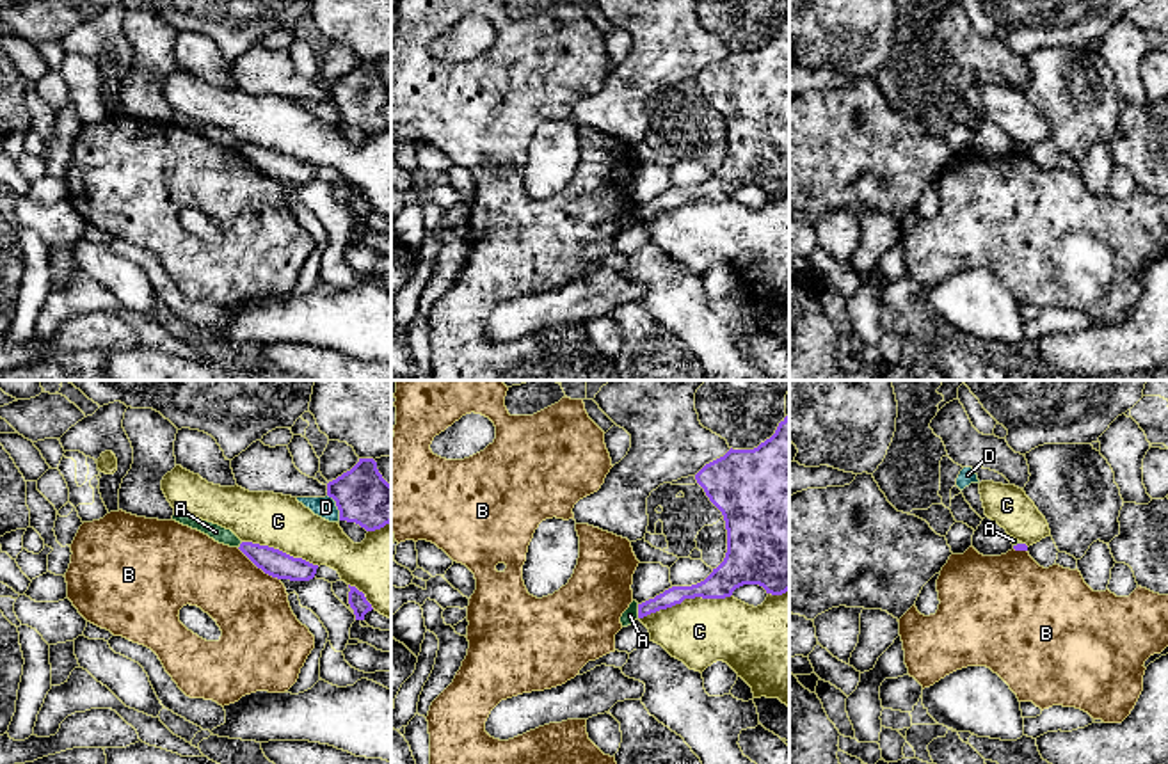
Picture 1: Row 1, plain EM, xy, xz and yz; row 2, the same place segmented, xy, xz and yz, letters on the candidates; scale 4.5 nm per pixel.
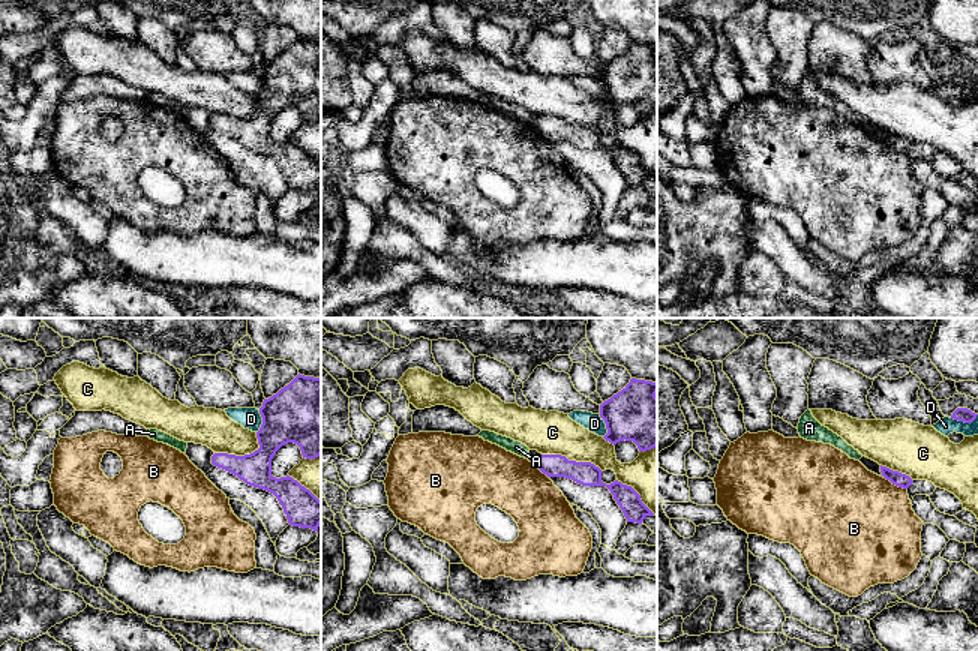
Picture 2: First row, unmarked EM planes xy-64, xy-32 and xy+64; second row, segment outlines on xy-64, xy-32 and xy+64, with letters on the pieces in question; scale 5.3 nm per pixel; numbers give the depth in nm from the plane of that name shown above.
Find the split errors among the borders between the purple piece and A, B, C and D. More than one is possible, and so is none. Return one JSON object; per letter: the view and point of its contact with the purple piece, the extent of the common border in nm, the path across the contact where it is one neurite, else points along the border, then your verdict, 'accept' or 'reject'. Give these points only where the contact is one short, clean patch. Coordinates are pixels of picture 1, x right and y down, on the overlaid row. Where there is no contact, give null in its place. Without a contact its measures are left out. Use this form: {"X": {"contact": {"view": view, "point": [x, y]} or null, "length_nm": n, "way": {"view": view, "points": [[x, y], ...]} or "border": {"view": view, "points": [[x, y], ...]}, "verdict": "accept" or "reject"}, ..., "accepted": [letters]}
{"A": {"contact": {"view": "xz", "point": [639, 612]}, "length_nm": 60, "border": {"view": "xz", "points": [[637, 604], [639, 617]]}, "verdict": "reject"}, "B": {"contact": {"view": "xy", "point": [258, 567]}, "length_nm": 240, "border": {"view": "xy", "points": [[237, 548], [258, 567], [280, 580]]}, "verdict": "reject"}, "C": {"contact": {"view": "xz", "point": [683, 599]}, "length_nm": 420, "verdict": "reject"}, "D": {"contact": {"view": "xy", "point": [336, 505]}, "length_nm": 130, "verdict": "reject"}, "accepted": []}

